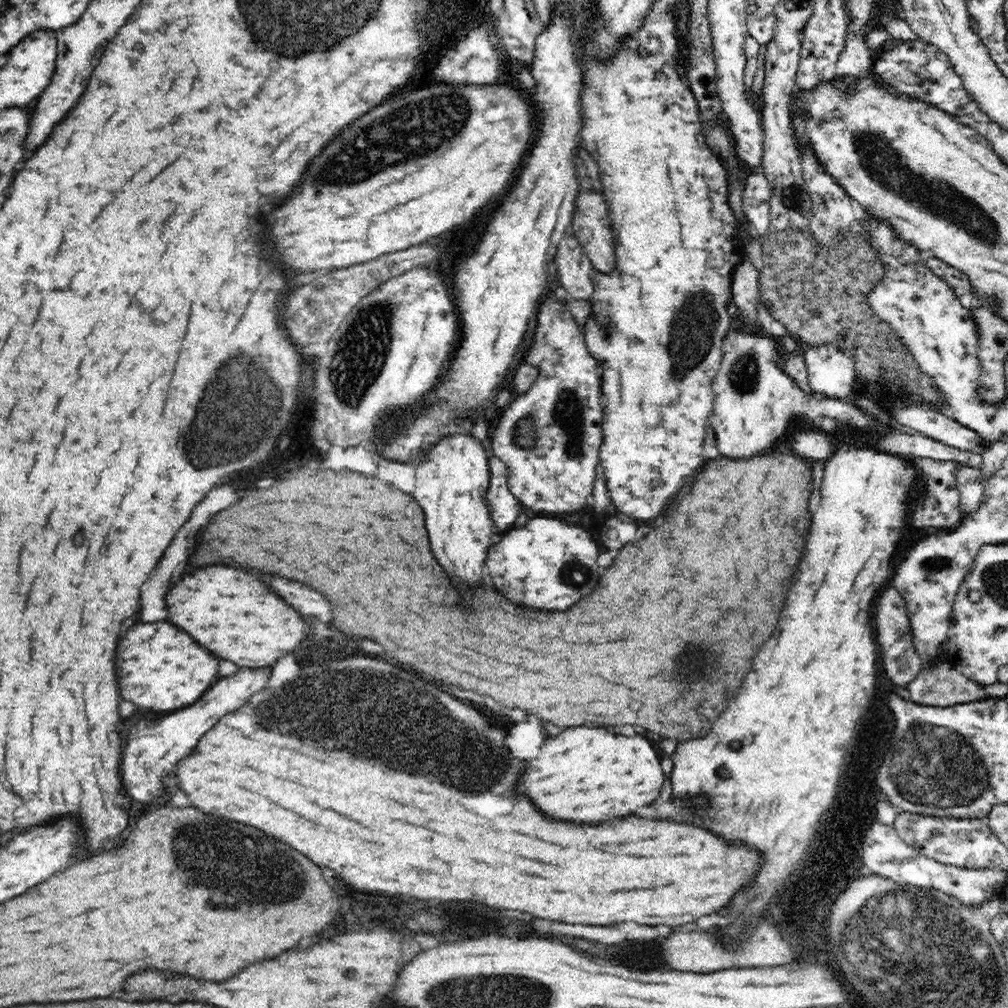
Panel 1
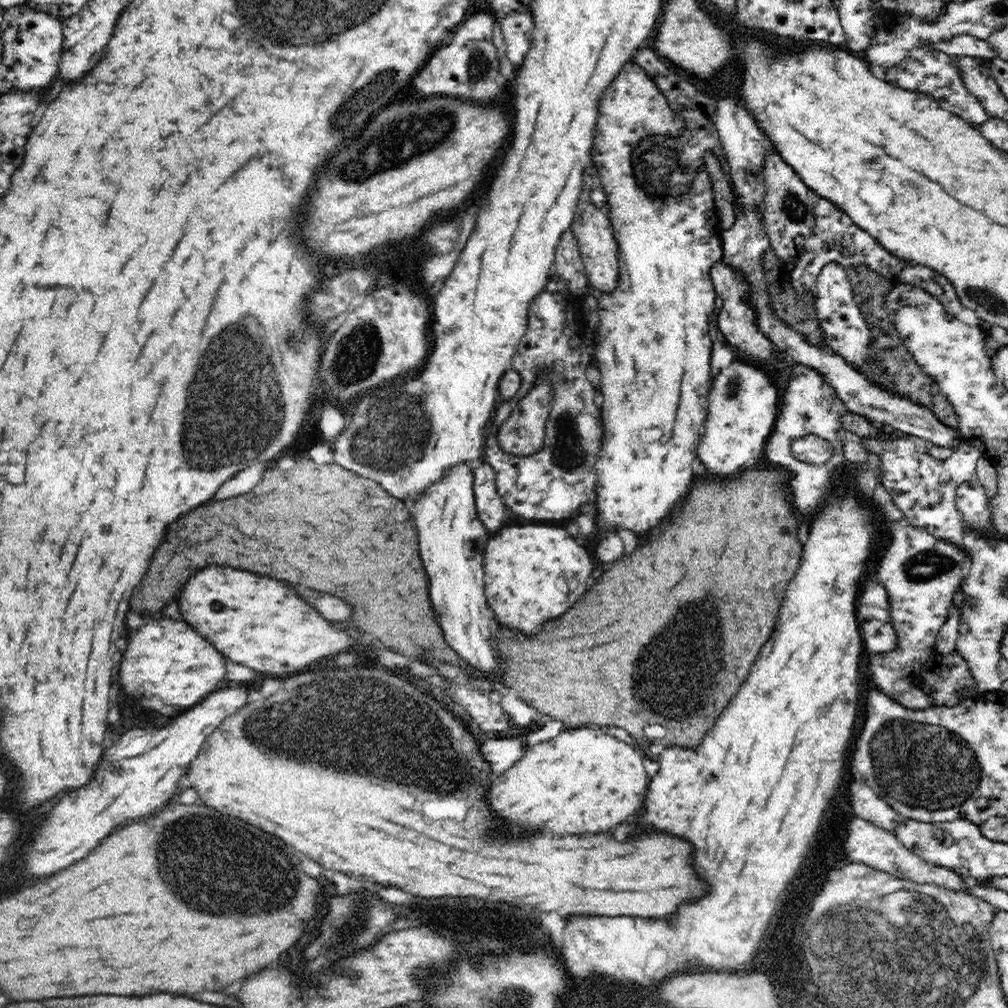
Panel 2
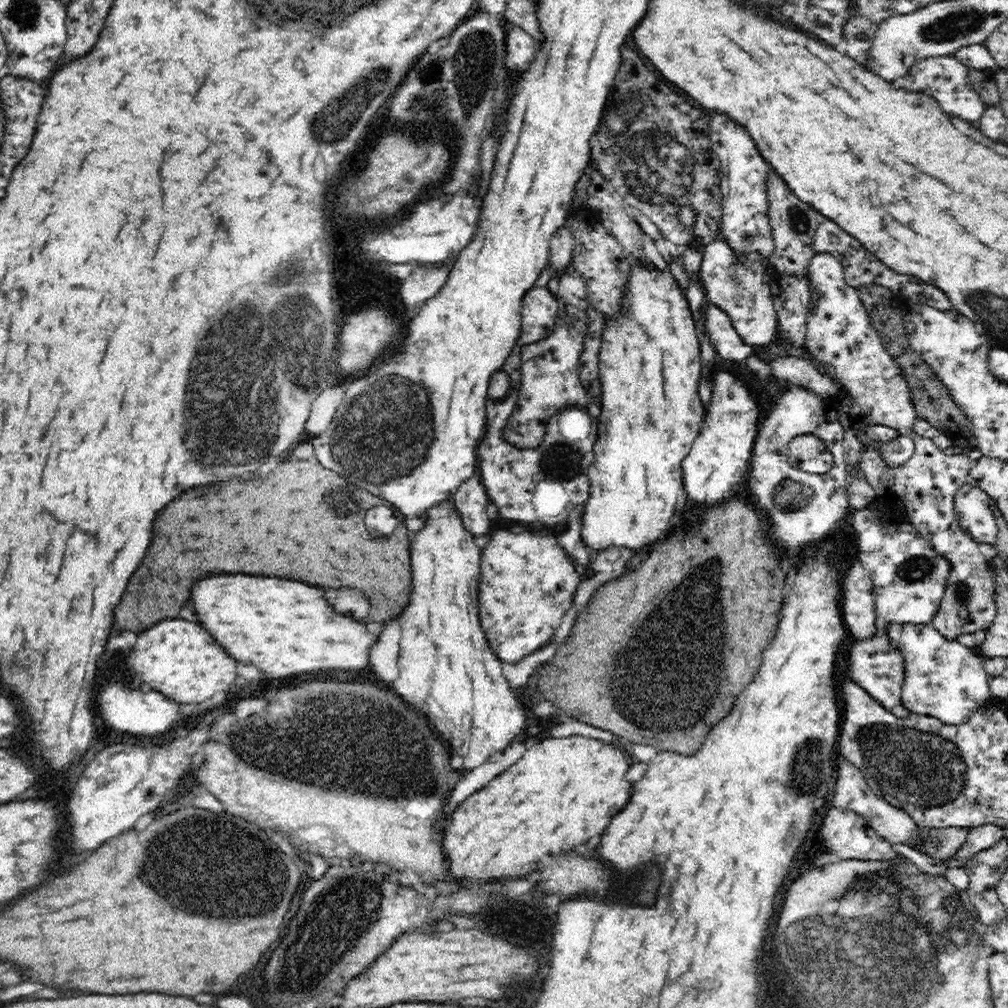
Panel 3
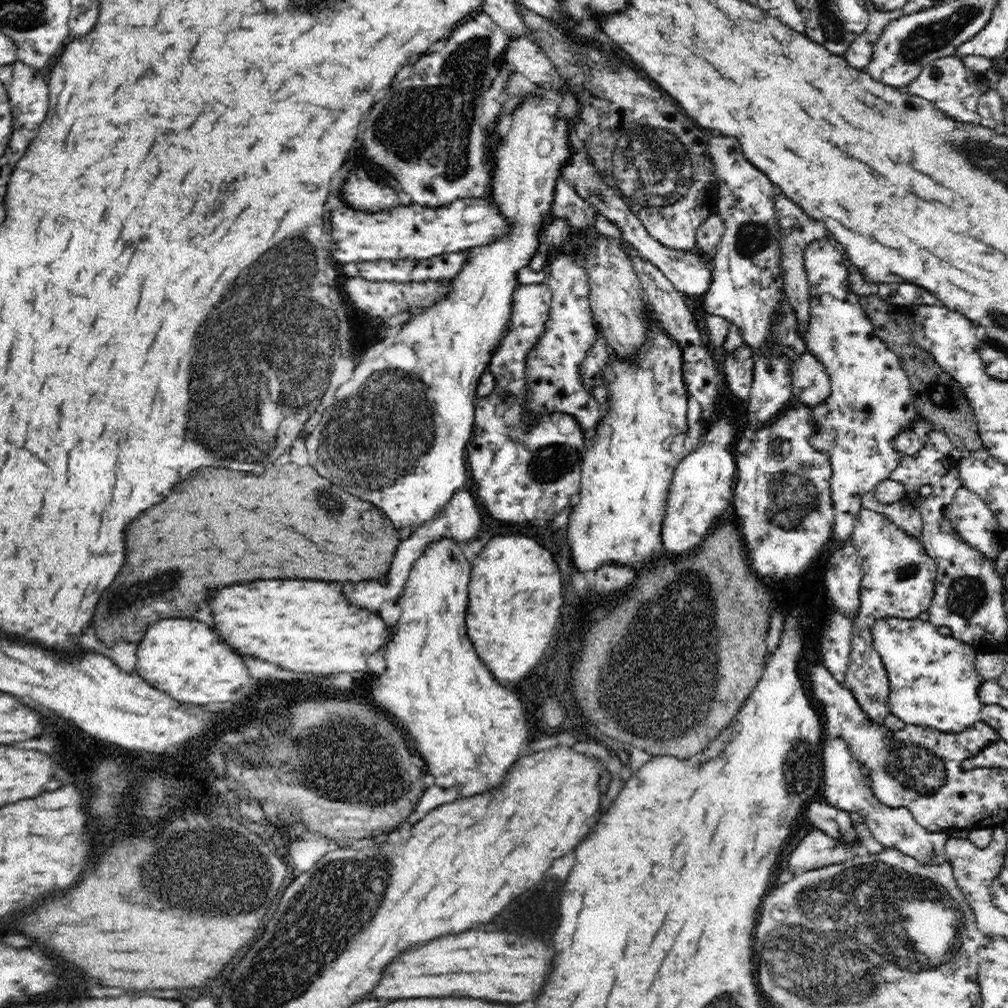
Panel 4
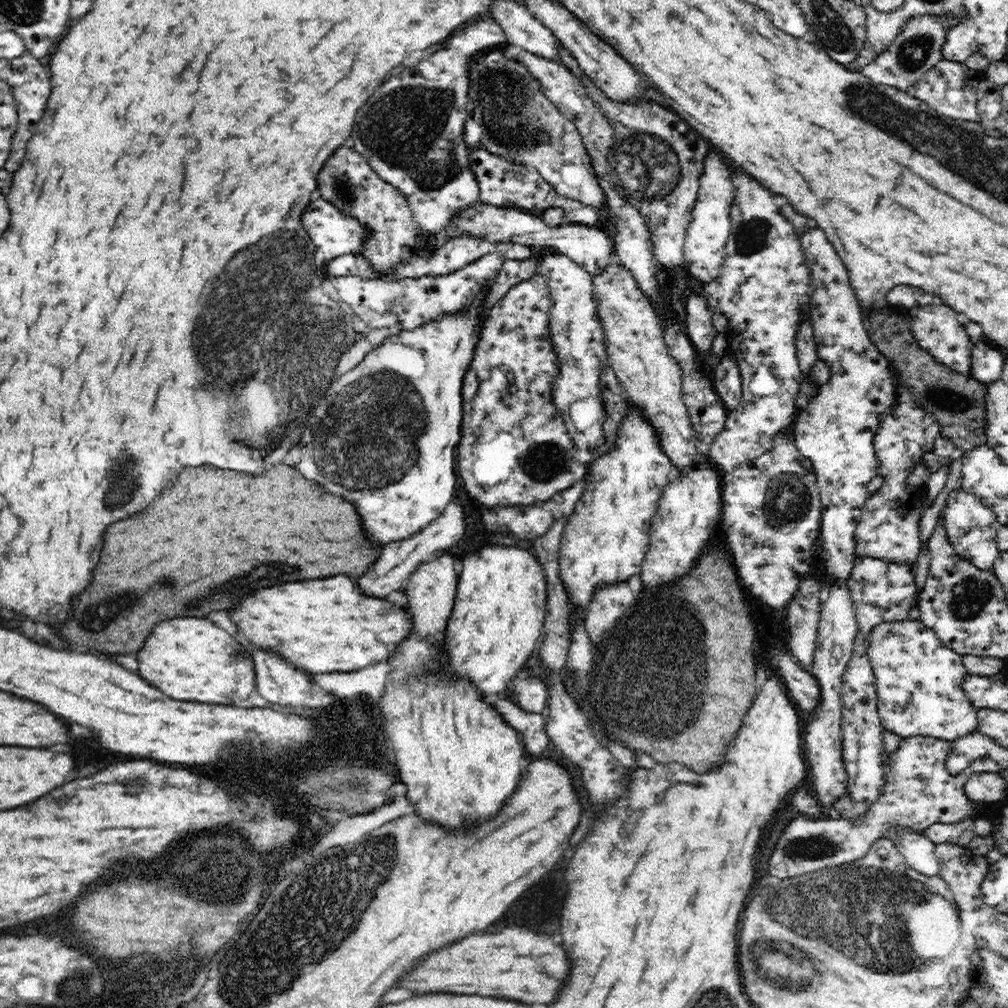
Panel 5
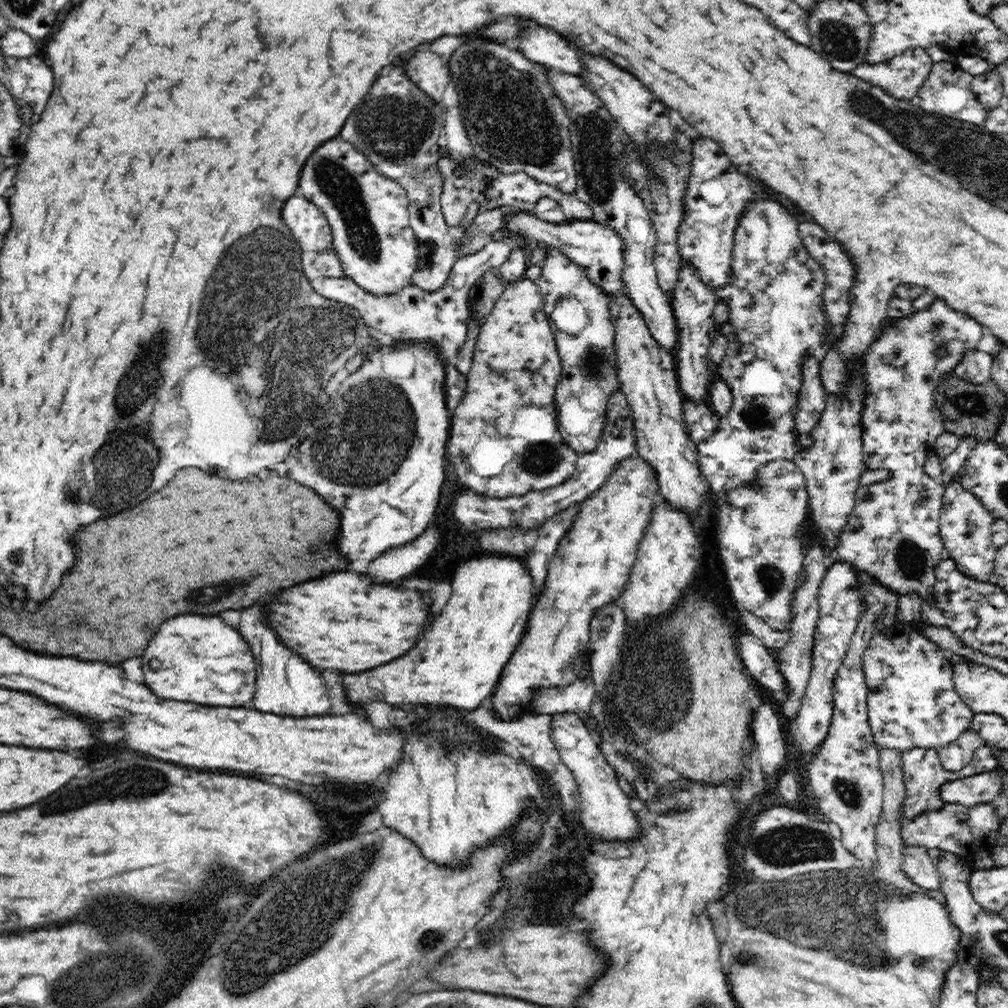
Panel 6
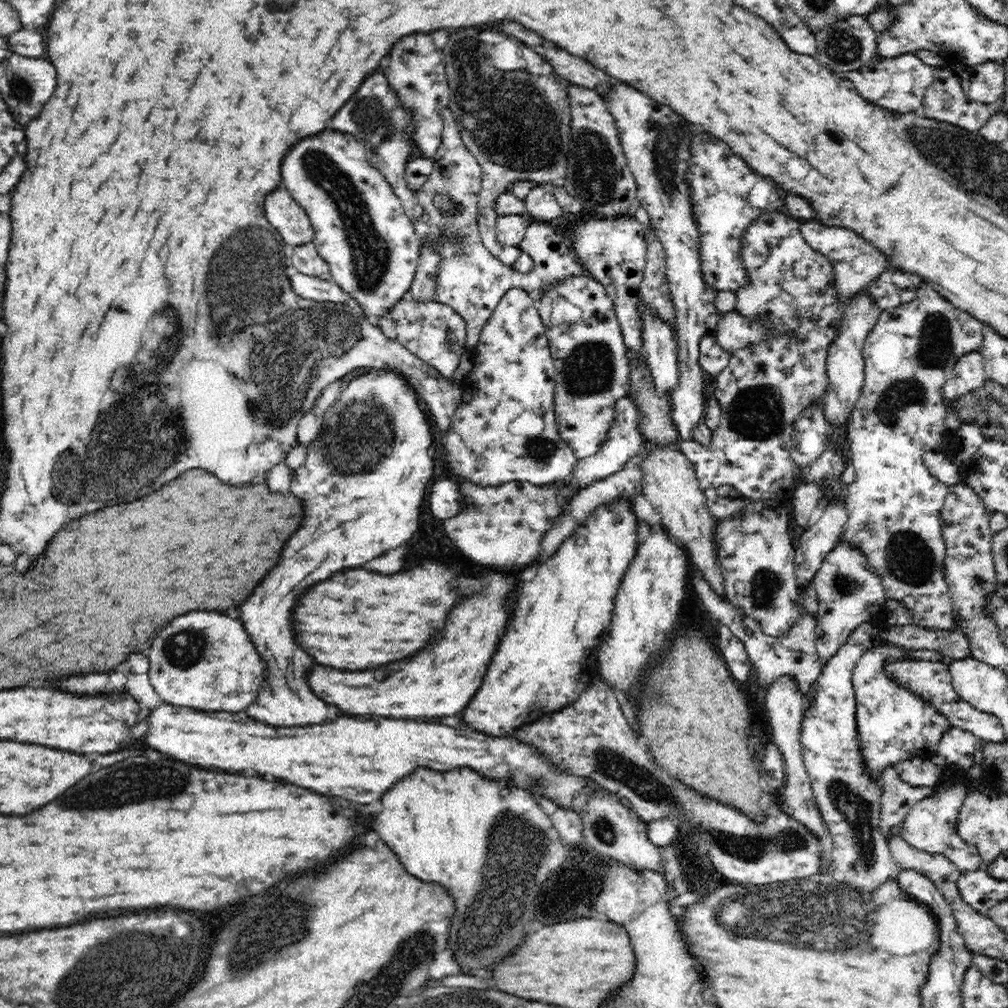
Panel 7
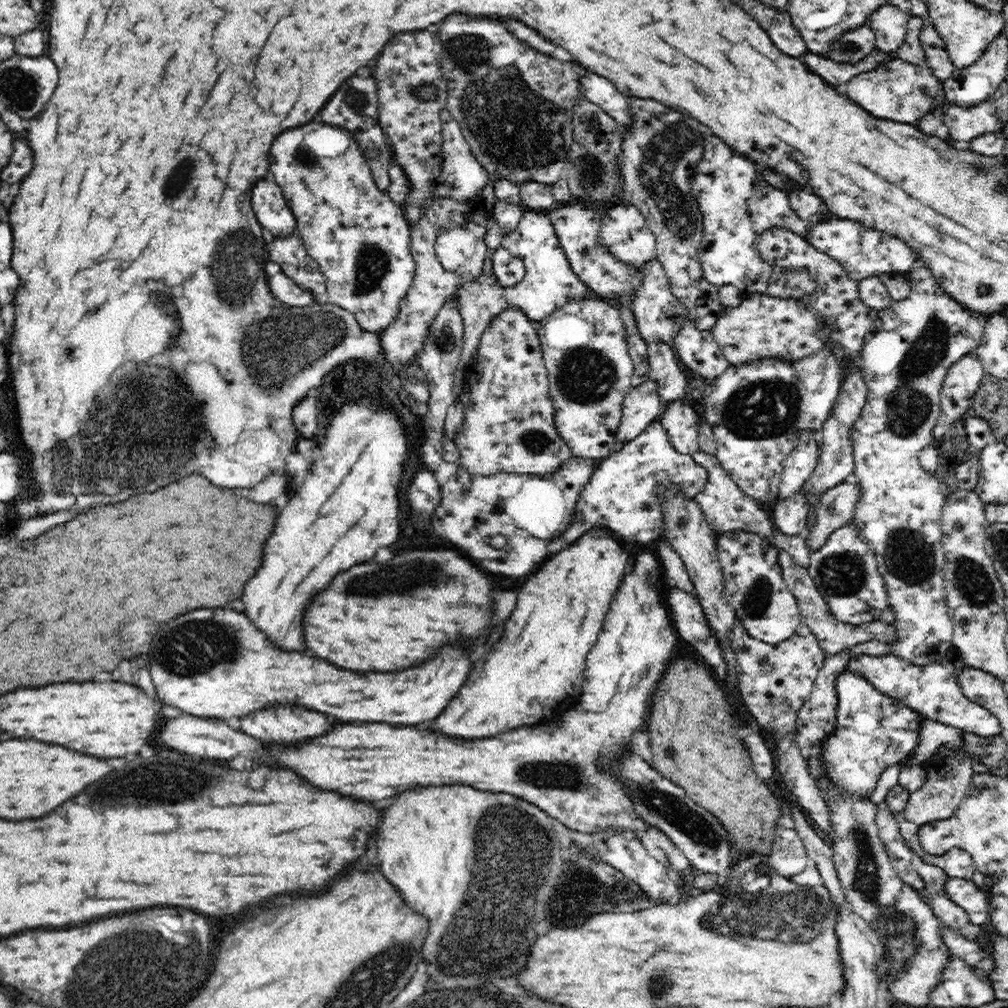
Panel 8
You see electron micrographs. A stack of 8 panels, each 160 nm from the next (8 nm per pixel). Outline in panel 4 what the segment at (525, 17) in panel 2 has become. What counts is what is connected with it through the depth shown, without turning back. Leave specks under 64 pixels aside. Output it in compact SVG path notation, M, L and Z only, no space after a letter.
M512 37L505 50L505 61L512 62L534 84L559 87L563 78L547 54L528 37Z

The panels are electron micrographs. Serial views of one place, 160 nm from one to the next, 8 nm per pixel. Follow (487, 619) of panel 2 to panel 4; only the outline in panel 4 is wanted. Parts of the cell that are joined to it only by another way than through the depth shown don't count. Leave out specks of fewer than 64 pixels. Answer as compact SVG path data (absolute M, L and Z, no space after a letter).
M440 537L425 546L421 555L414 562L405 582L403 593L399 596L398 602L402 613L398 622L396 622L398 624L396 626L396 634L388 642L388 648L386 648L386 668L384 674L378 678L380 684L376 684L374 692L372 692L372 698L376 700L376 704L382 704L388 712L392 712L392 716L396 716L396 720L400 720L400 724L404 724L404 728L408 728L412 747L426 759L427 768L430 768L431 775L436 777L436 780L433 780L433 784L441 786L441 788L454 788L455 786L459 790L460 797L474 796L477 793L485 792L500 785L501 781L504 780L505 774L516 764L516 761L519 759L518 756L520 756L520 750L522 750L522 746L526 742L526 720L524 720L522 704L520 704L518 696L498 684L495 674L488 670L486 663L480 659L474 643L472 643L470 636L467 635L466 616L470 582L470 564L464 558L462 550L456 546L454 537Z

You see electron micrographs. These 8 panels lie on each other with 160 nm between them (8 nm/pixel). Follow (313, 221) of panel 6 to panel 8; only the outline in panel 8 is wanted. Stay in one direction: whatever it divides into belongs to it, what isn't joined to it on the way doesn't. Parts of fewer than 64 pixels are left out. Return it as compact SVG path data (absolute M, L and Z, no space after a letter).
M270 178L259 179L252 191L252 209L260 225L274 237L288 238L299 230L299 222L288 207L280 186Z

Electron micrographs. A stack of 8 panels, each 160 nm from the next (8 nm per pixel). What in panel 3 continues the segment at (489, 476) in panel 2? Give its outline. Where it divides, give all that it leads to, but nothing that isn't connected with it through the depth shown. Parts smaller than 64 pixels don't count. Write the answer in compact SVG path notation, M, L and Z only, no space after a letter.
M478 472L460 484L456 490L455 500L456 507L460 515L462 515L464 527L466 527L468 531L475 533L478 537L480 534L486 534L486 532L490 530L490 518L488 518L488 516L490 516L490 514L492 514L492 518L496 518L496 516L494 516L490 497L487 495L486 485L483 484L483 477L480 476Z

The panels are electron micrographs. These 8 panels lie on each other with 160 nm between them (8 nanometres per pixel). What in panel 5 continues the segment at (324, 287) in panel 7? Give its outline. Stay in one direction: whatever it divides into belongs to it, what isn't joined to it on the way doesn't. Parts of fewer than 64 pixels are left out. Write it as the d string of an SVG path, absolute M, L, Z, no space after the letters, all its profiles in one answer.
M491 252L484 258L451 272L447 275L426 275L420 278L398 280L363 279L358 276L327 276L332 288L338 292L340 300L350 305L356 316L371 329L388 329L391 332L412 331L442 313L452 313L465 309L465 304L473 297L479 284L493 279L500 272L505 259Z

